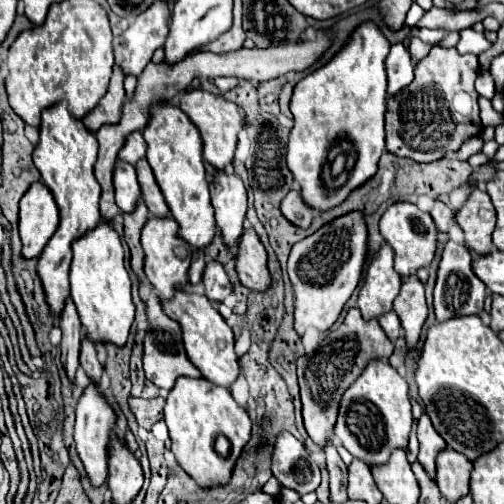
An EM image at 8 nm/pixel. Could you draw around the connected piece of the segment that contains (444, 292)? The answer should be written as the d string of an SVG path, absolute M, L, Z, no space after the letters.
M447 242L441 254L439 270L437 270L437 284L435 284L435 316L437 322L445 322L449 318L457 316L471 316L471 314L481 314L483 302L487 296L487 286L473 274L471 270L471 254L463 244L457 242Z

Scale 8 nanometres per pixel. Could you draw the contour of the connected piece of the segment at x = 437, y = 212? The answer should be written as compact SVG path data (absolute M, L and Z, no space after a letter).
M437 200L433 204L433 208L431 208L431 216L435 220L437 232L449 232L449 224L453 222L453 212L451 212L451 208L447 204L443 204L443 202Z

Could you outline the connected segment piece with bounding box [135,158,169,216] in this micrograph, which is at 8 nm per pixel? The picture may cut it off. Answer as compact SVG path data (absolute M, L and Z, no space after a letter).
M143 158L141 162L135 164L135 170L137 170L137 178L139 178L139 186L141 186L141 194L143 194L143 200L149 208L149 212L153 216L169 216L169 206L167 202L163 200L163 194L155 182L155 176L153 176L153 170L151 166L147 164L147 160Z

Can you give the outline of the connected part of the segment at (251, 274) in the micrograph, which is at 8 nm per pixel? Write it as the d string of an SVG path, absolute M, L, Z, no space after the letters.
M253 228L241 234L235 254L235 270L239 280L249 290L267 290L271 276L267 270L267 252Z

